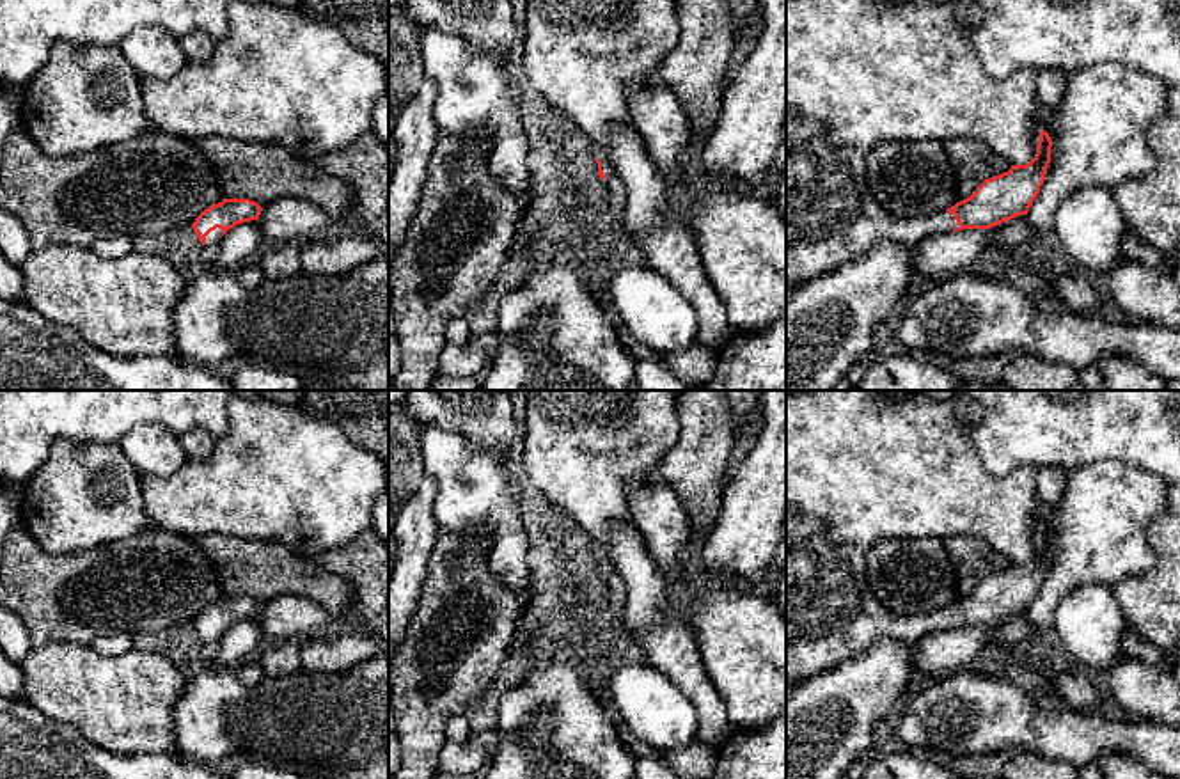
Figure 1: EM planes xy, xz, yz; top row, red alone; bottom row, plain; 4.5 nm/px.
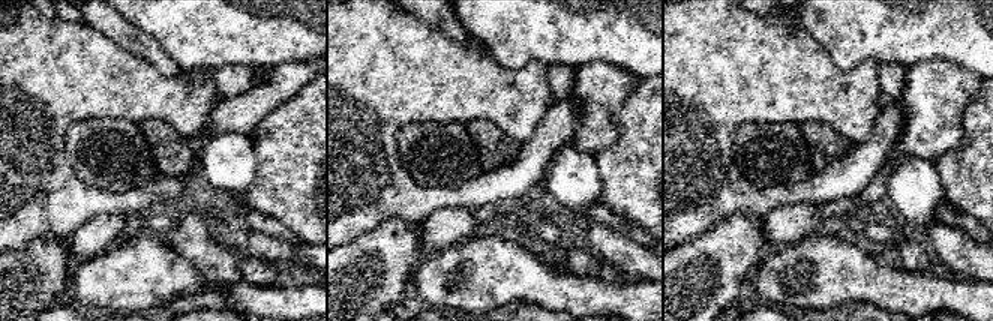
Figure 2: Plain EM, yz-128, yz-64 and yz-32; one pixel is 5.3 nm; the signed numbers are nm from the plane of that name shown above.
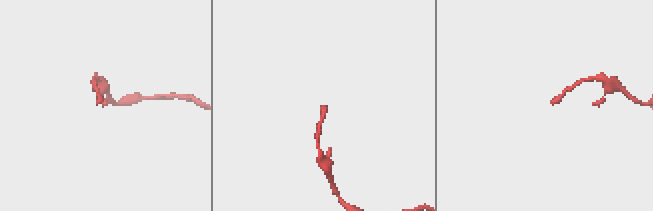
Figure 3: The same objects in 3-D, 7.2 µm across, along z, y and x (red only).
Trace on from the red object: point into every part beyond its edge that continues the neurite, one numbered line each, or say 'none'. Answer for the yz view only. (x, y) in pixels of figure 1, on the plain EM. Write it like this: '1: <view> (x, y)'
1: yz (861, 465)

